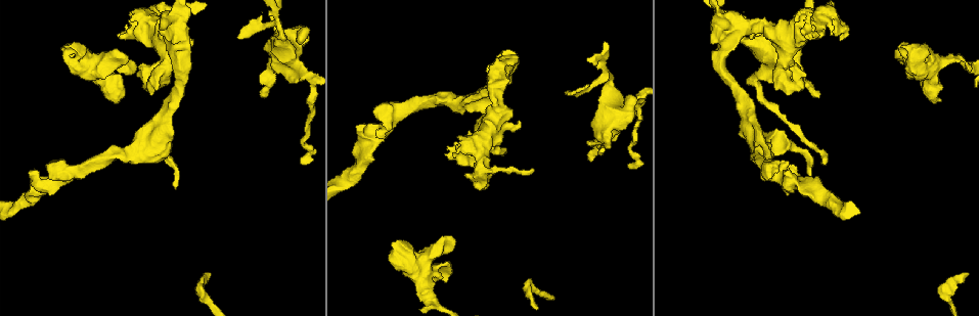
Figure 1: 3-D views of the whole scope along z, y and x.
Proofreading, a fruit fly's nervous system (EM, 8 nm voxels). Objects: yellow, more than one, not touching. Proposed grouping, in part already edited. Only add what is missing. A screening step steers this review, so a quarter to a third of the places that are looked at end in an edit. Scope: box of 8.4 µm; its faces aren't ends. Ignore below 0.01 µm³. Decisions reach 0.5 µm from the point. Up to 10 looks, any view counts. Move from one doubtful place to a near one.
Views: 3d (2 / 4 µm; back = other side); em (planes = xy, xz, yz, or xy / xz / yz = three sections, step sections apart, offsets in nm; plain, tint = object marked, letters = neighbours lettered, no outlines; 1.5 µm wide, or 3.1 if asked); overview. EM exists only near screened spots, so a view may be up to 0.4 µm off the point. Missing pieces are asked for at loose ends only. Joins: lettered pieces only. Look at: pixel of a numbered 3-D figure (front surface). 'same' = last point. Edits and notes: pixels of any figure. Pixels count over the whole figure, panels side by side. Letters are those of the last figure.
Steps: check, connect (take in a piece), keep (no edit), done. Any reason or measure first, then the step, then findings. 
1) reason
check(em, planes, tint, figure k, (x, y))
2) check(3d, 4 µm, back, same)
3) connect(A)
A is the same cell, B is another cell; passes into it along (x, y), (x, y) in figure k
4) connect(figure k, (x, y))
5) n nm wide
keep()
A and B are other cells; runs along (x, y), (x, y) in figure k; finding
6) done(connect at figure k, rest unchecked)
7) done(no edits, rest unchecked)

thin end
check(3d, 4 µm, figure 1, (824, 164))

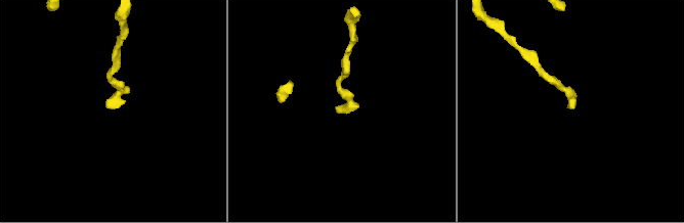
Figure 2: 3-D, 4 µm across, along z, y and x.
check(em, xz, step 4, tint, figure 2, (336, 110))

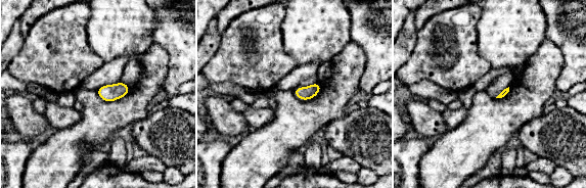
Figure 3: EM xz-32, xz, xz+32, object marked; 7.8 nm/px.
another direction
check(em, planes, letters, same)

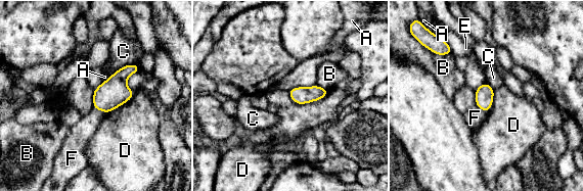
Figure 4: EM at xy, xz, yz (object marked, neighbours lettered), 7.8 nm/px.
140 nm wide; D touches over 340 nm
keep()
A, B, C, D, E and F are other cells; no lettered piece goes on from it

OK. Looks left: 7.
an open end
check(3d, 4 µm, figure 1, (750, 39))

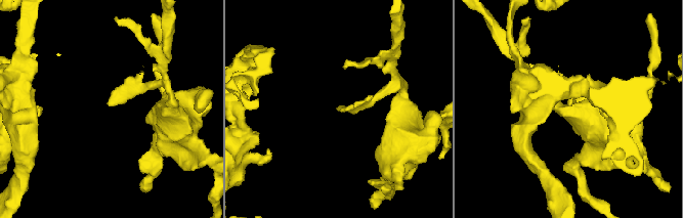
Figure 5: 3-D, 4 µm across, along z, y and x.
now the EM
check(em, planes, plain, figure 5, (340, 107))

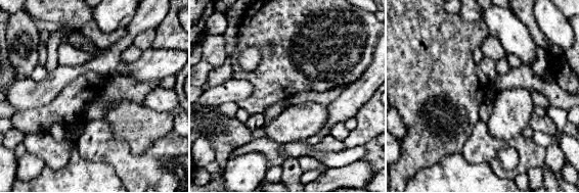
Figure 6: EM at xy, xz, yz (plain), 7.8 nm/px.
what lies round it
check(em, planes, letters, same)

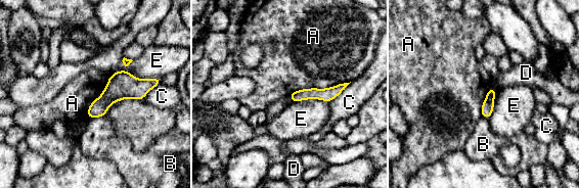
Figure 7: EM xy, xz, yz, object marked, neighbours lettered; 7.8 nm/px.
keep()
A, B, C, D and E are other cells; runs along (342, 86), (329, 94), (293, 99) in figure 7; none of them fits

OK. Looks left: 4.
tapers out
check(3d, 2 µm, figure 1, (175, 187))

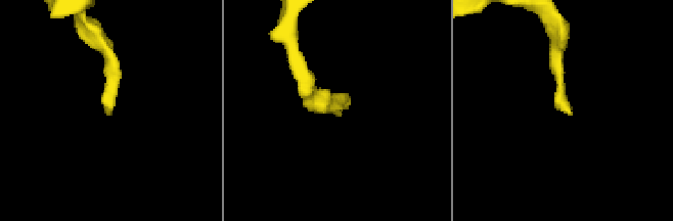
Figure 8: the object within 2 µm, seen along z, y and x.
now the EM
check(em, planes, letters, figure 8, (107, 112))

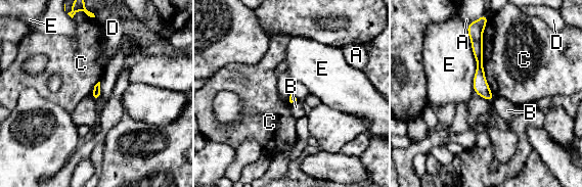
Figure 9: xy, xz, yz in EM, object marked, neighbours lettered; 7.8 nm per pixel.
keep()
A, B, C, D and E are other cells; runs along (477, 37), (480, 85), (490, 98) in figure 9; no lettered piece goes on from it

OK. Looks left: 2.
free end
check(em, xy, step 8, tint, figure 1, (139, 77))

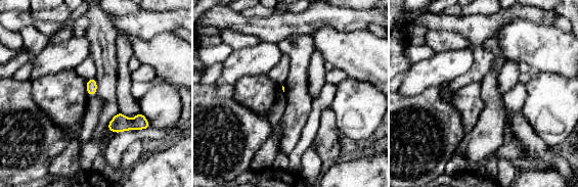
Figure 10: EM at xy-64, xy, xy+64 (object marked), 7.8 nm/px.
another direction
check(em, planes, letters, same)

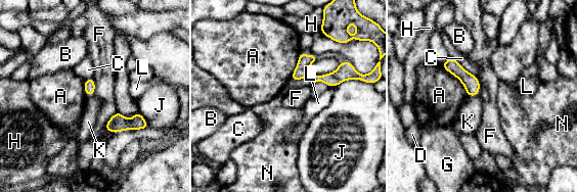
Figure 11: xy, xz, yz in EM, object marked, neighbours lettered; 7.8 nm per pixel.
A touches over 340 nm
keep()
A, B, C, D, F, G, H, J, K, L and N are other cells; runs along (350, 74), (294, 78) in figure 11; no lettered piece goes on from it

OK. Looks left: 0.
done(no edits, rest unchecked)

